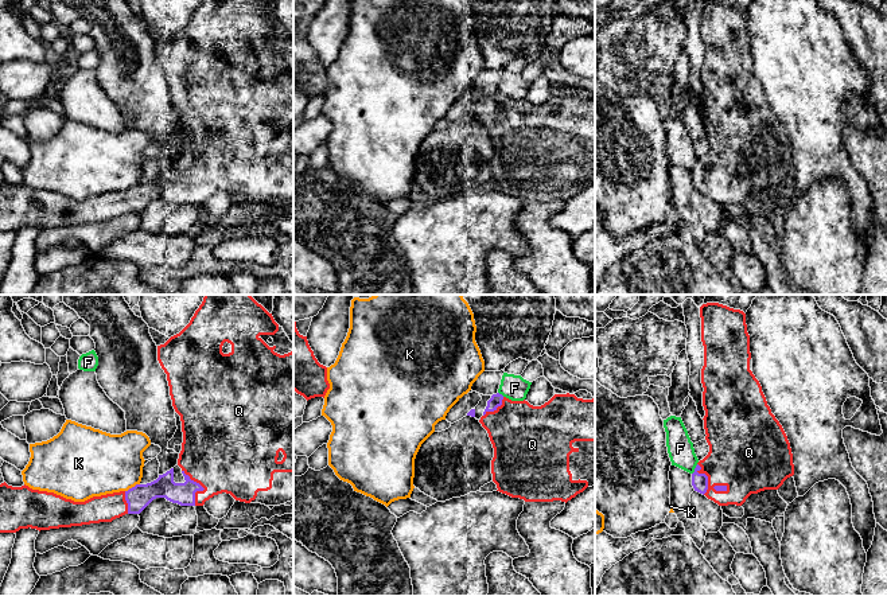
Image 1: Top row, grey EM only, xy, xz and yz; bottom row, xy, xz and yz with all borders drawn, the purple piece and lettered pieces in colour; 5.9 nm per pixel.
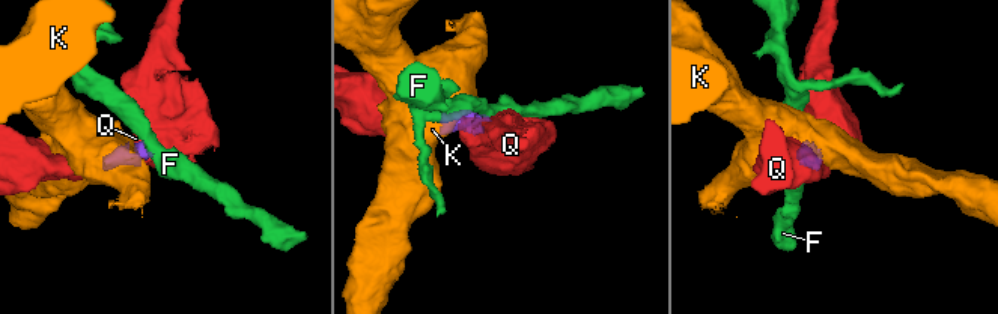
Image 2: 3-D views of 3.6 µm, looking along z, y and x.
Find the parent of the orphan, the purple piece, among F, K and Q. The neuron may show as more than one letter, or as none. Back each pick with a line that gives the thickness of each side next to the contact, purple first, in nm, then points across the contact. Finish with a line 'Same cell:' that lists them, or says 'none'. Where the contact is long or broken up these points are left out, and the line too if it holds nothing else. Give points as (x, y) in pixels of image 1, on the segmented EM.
Q: Thickness 140 nm (purple) against 480 nm
Same cell: Q

